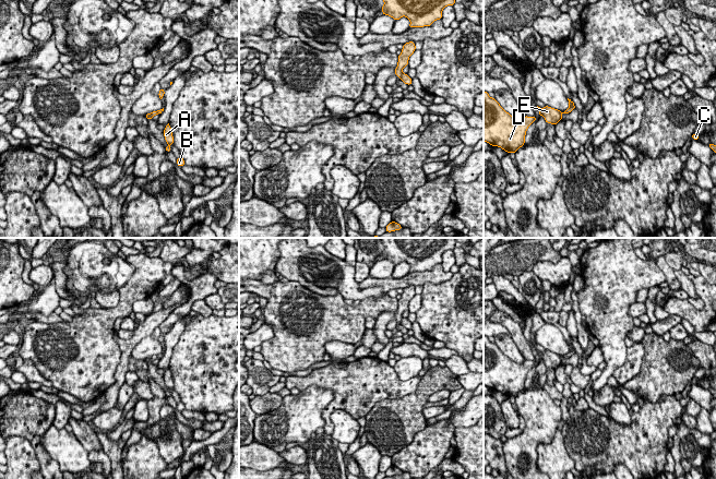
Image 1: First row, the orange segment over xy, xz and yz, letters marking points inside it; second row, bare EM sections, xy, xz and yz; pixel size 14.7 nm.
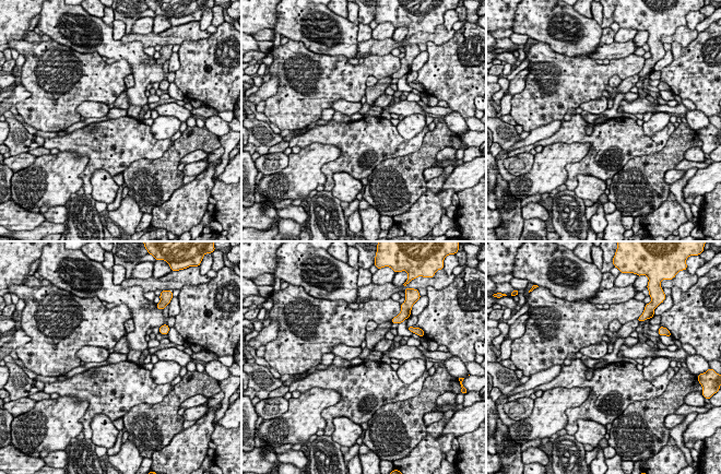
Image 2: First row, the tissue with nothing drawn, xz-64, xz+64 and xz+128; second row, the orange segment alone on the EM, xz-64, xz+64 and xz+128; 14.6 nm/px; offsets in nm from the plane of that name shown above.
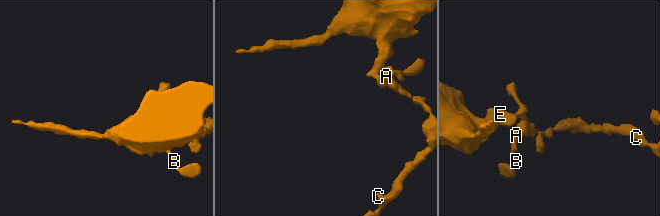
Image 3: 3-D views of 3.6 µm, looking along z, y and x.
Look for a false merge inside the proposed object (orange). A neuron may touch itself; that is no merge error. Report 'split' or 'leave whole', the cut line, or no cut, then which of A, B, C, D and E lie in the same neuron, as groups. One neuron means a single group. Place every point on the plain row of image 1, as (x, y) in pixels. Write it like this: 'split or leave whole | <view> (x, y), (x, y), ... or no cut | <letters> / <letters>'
split | xz (402, 316), (400, 322) | A B C / D E

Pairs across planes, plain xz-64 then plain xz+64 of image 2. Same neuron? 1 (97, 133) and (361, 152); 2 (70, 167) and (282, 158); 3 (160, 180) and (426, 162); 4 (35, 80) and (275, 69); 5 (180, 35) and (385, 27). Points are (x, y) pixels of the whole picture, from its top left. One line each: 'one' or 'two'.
1: one
2: two
3: one
4: one
5: two

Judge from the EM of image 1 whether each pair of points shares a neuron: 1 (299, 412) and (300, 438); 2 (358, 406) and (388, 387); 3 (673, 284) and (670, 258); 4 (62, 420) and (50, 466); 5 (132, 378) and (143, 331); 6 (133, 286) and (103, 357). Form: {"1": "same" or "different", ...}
{"1": "same", "2": "same", "3": "different", "4": "different", "5": "different", "6": "same"}

